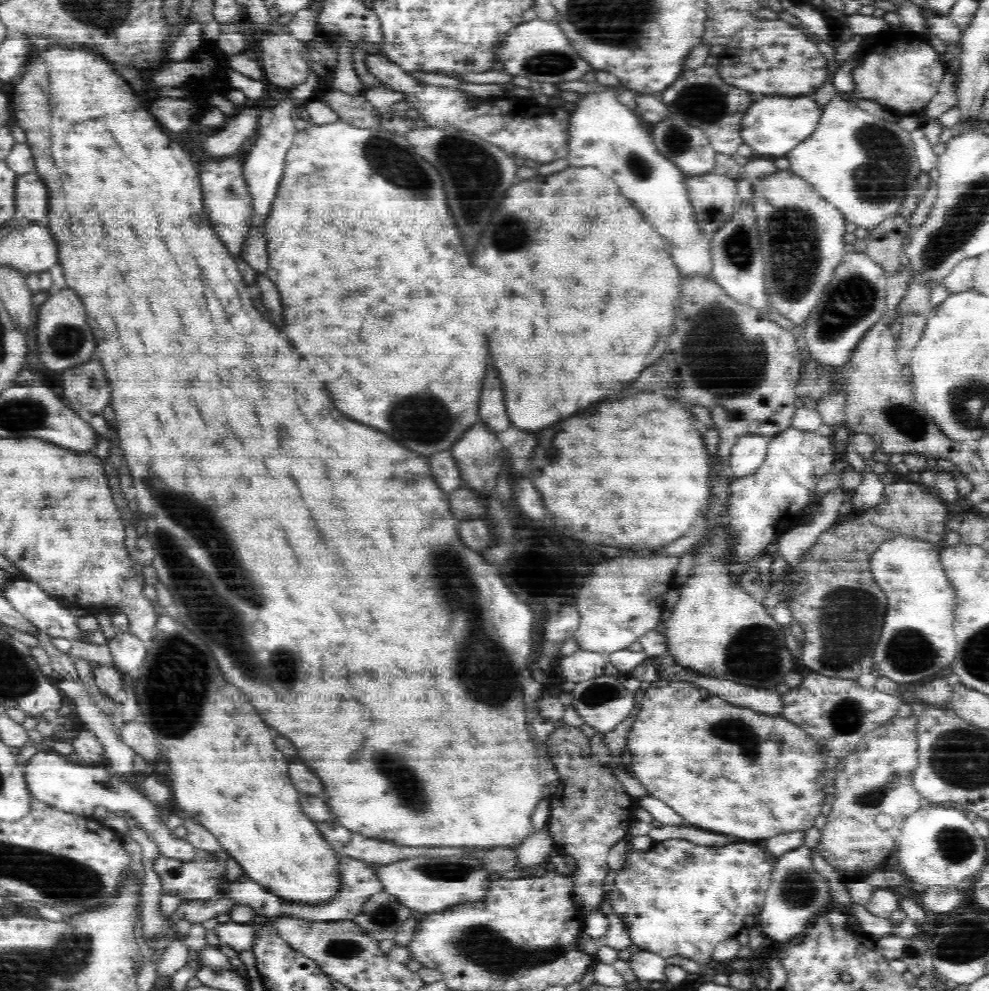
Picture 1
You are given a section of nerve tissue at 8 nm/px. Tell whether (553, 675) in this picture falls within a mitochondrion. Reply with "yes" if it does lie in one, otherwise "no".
no

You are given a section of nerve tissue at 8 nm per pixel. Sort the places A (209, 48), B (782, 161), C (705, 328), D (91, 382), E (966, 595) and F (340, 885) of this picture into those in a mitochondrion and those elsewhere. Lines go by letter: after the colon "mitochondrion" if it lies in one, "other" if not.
A: other
B: other
C: mitochondrion
D: mitochondrion
E: other
F: other

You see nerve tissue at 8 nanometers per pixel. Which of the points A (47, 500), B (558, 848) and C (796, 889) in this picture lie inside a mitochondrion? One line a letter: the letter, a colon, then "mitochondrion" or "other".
A: mitochondrion
B: other
C: mitochondrion

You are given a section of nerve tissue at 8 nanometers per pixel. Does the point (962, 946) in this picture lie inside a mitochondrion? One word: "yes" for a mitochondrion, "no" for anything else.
yes

